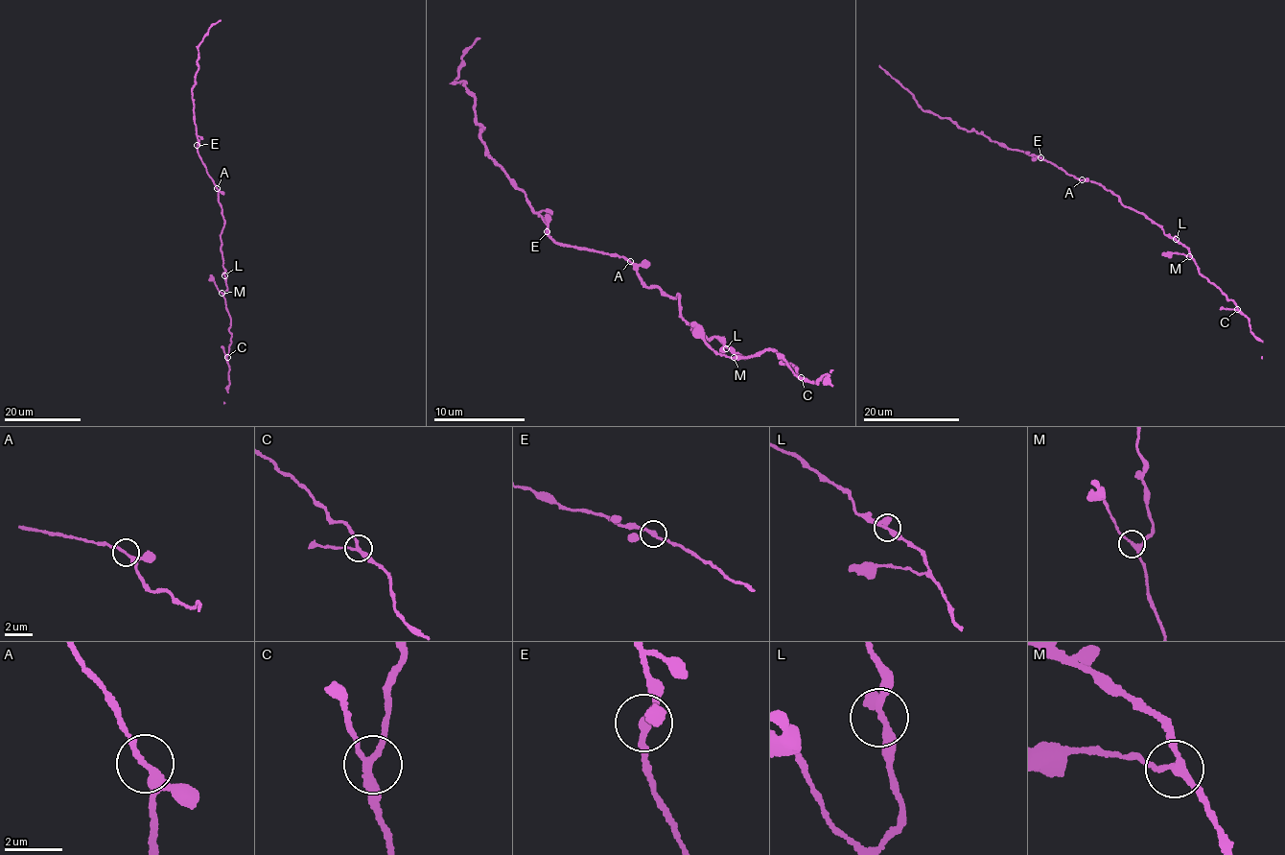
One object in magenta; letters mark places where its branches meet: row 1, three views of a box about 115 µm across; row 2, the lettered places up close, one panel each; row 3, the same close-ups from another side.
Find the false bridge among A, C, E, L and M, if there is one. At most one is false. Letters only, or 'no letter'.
no letter

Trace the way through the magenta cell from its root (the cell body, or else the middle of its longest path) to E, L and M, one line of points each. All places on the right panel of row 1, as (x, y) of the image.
E: (1095, 182), (1076, 178), (1040, 158)
L: (1095, 182), (1118, 196), (1124, 205), (1142, 213), (1176, 239)
M: (1095, 182), (1118, 196), (1124, 205), (1161, 227), (1165, 234), (1185, 247), (1189, 256)

